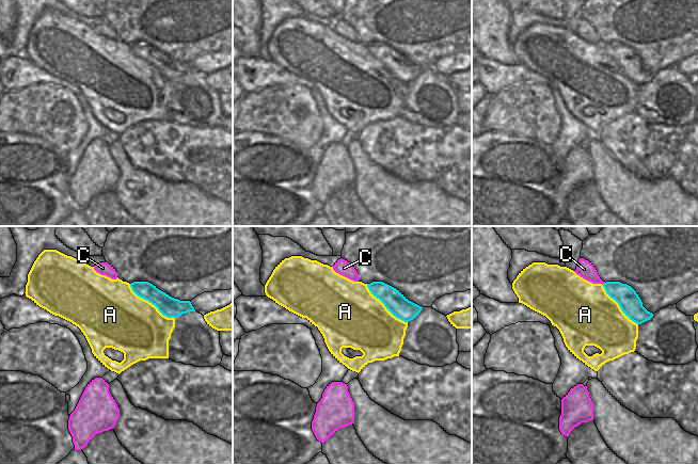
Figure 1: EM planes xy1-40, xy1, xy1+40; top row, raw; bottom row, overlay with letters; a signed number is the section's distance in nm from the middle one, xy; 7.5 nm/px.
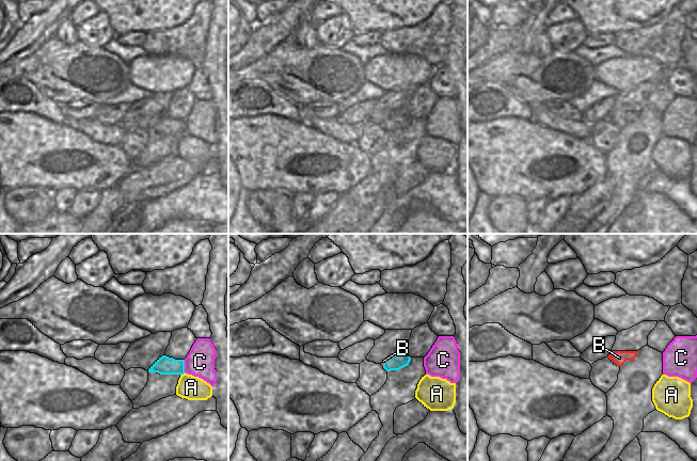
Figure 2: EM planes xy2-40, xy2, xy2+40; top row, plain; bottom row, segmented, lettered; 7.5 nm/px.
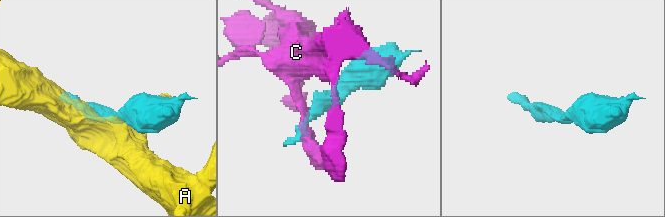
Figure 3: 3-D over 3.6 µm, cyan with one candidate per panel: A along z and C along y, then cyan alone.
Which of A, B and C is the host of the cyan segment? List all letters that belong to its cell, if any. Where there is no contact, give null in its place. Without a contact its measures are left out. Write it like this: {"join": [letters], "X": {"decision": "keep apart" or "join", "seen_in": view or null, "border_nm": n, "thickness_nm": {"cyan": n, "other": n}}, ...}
{"join": ["B"], "A": {"decision": "keep apart", "seen_in": "xy1", "border_nm": 420, "thickness_nm": {"cyan": 160, "other": 440}}, "B": {"decision": "join", "seen_in": "xy2", "border_nm": 40, "thickness_nm": {"cyan": 120, "other": 20}}, "C": {"decision": "keep apart", "seen_in": "xy2-40", "border_nm": 100, "thickness_nm": {"cyan": 140, "other": 220}}}

